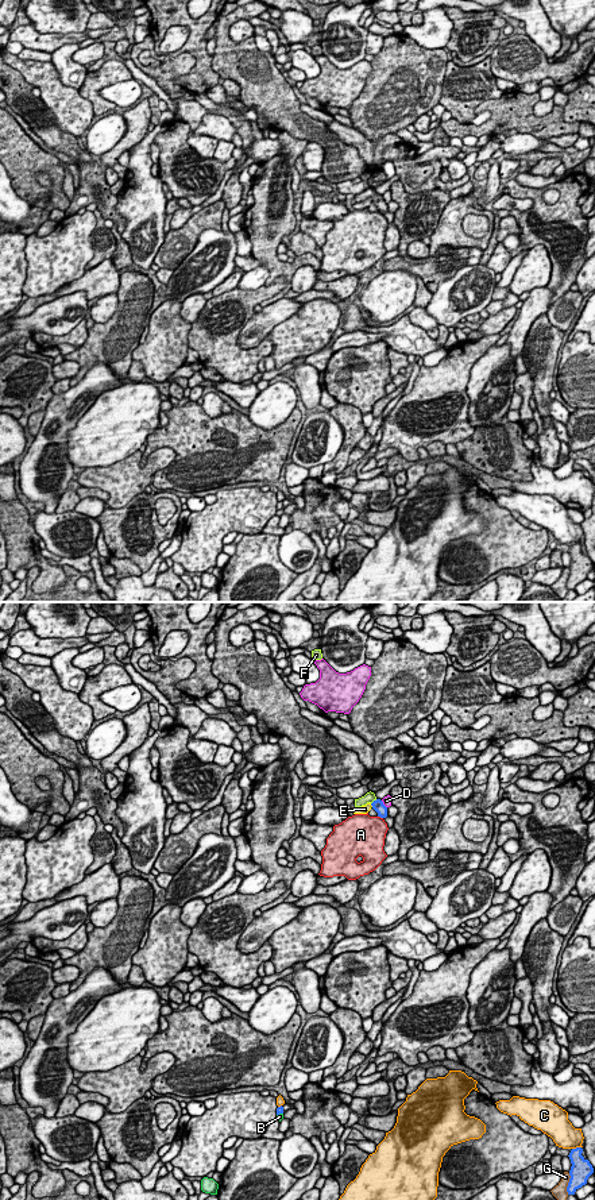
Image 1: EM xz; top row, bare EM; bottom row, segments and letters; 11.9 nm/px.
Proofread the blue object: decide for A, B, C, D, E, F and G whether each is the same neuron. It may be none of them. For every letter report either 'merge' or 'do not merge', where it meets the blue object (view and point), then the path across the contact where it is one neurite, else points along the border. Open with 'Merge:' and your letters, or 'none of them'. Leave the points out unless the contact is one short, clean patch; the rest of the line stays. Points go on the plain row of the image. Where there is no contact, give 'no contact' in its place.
Merge: F
A: do not merge; contact xz (381, 212)
B: do not merge; contact xz (279, 508)
C: do not merge; contact xz (576, 543)
D: do not merge; contact xz (383, 200); border xz (381, 196), (386, 203)
E: do not merge; contact xz (371, 200)
F: merge; contact xz (374, 196); way xz (378, 201), (374, 196), (370, 192)
G: do not merge; contact xz (568, 579)

